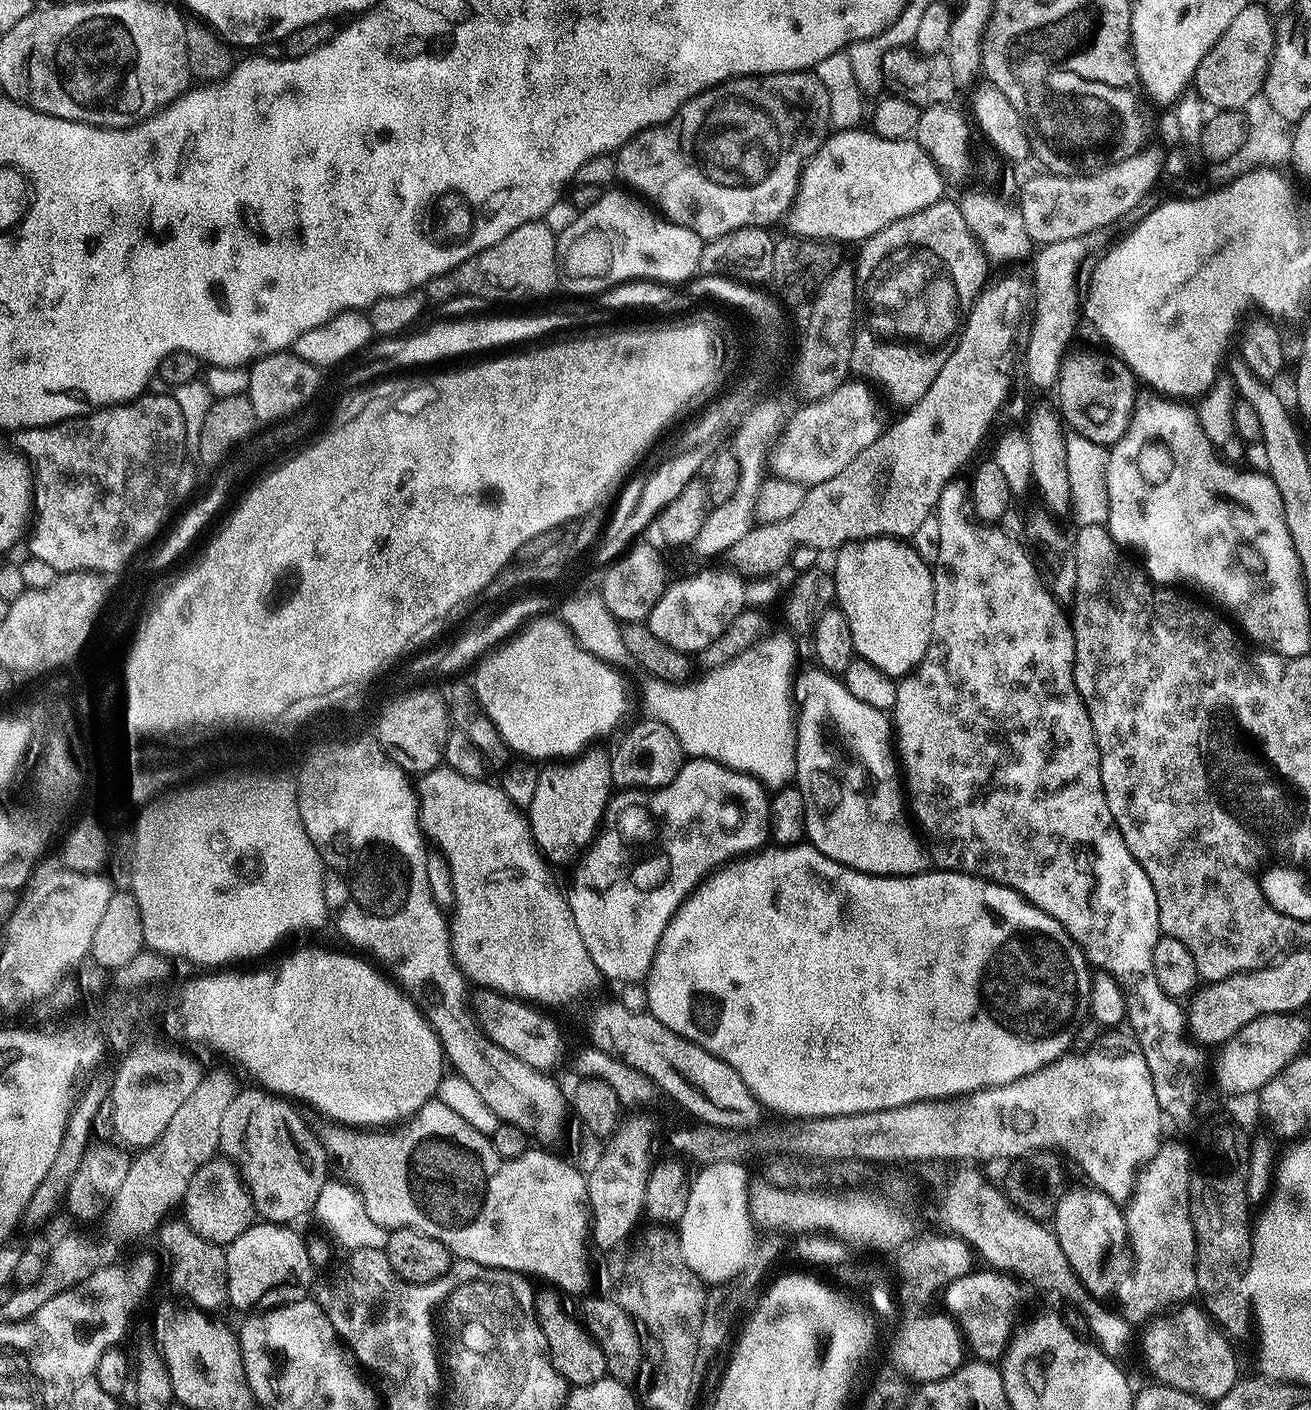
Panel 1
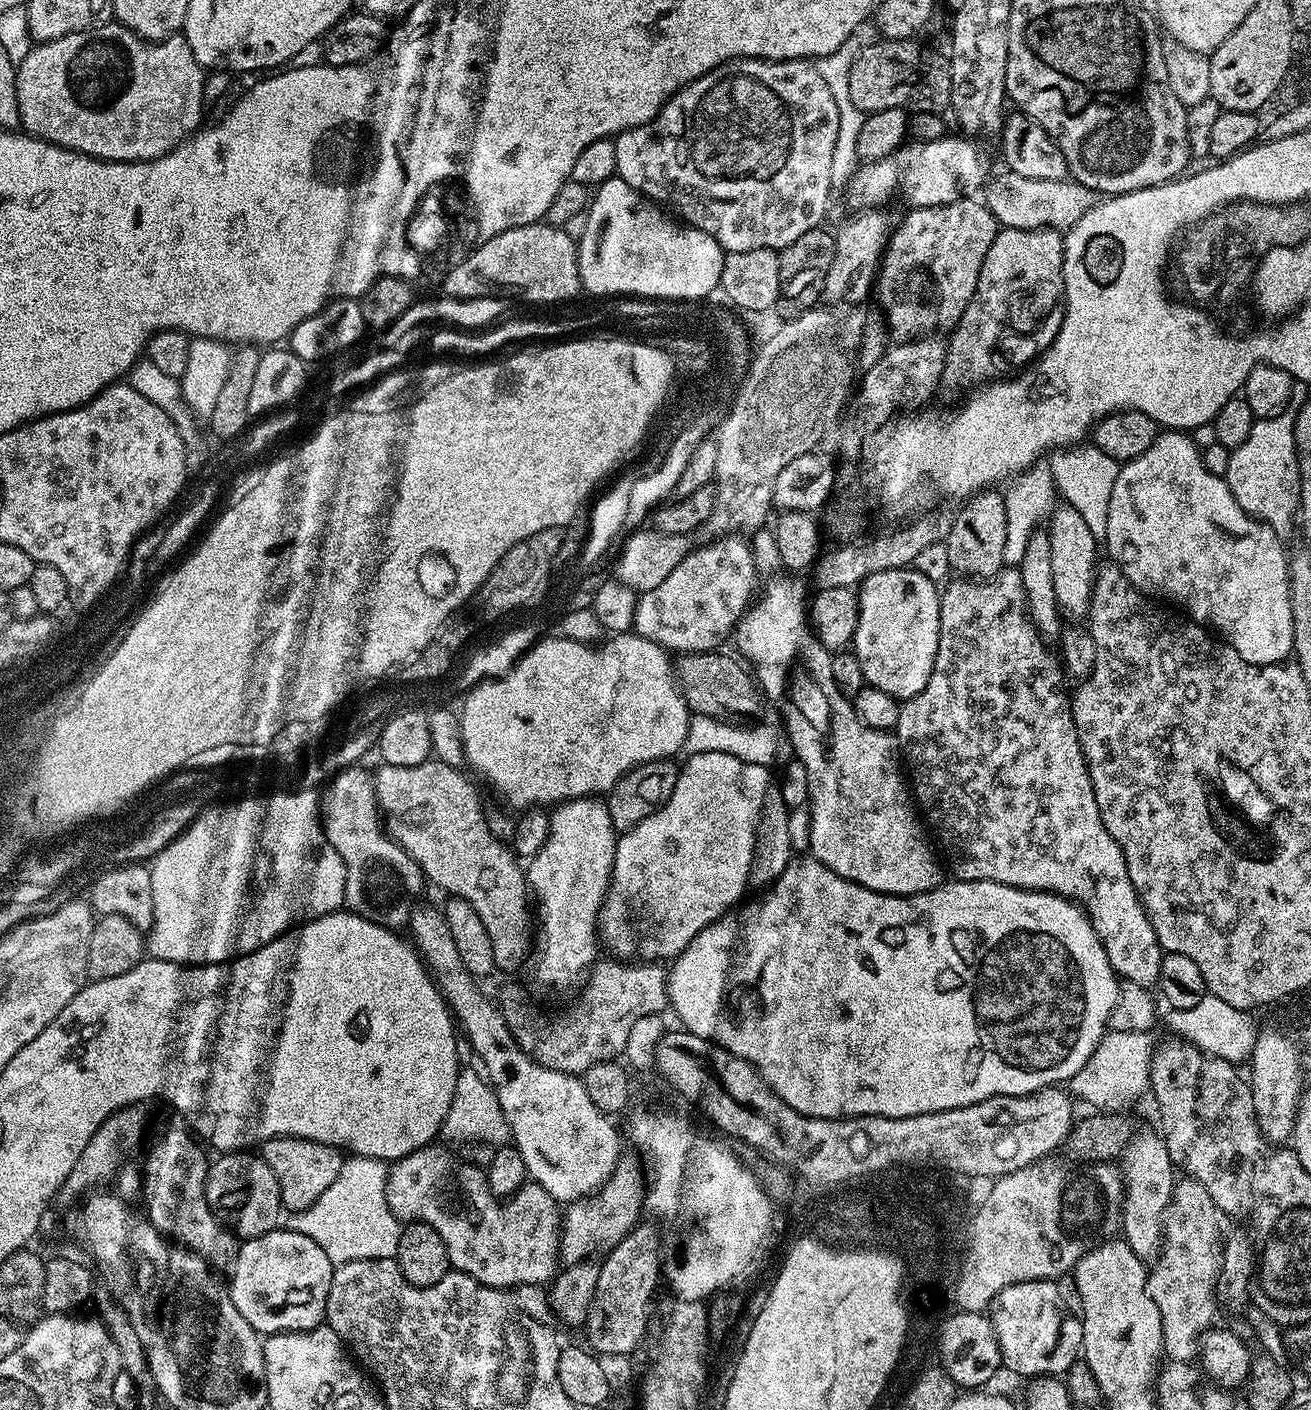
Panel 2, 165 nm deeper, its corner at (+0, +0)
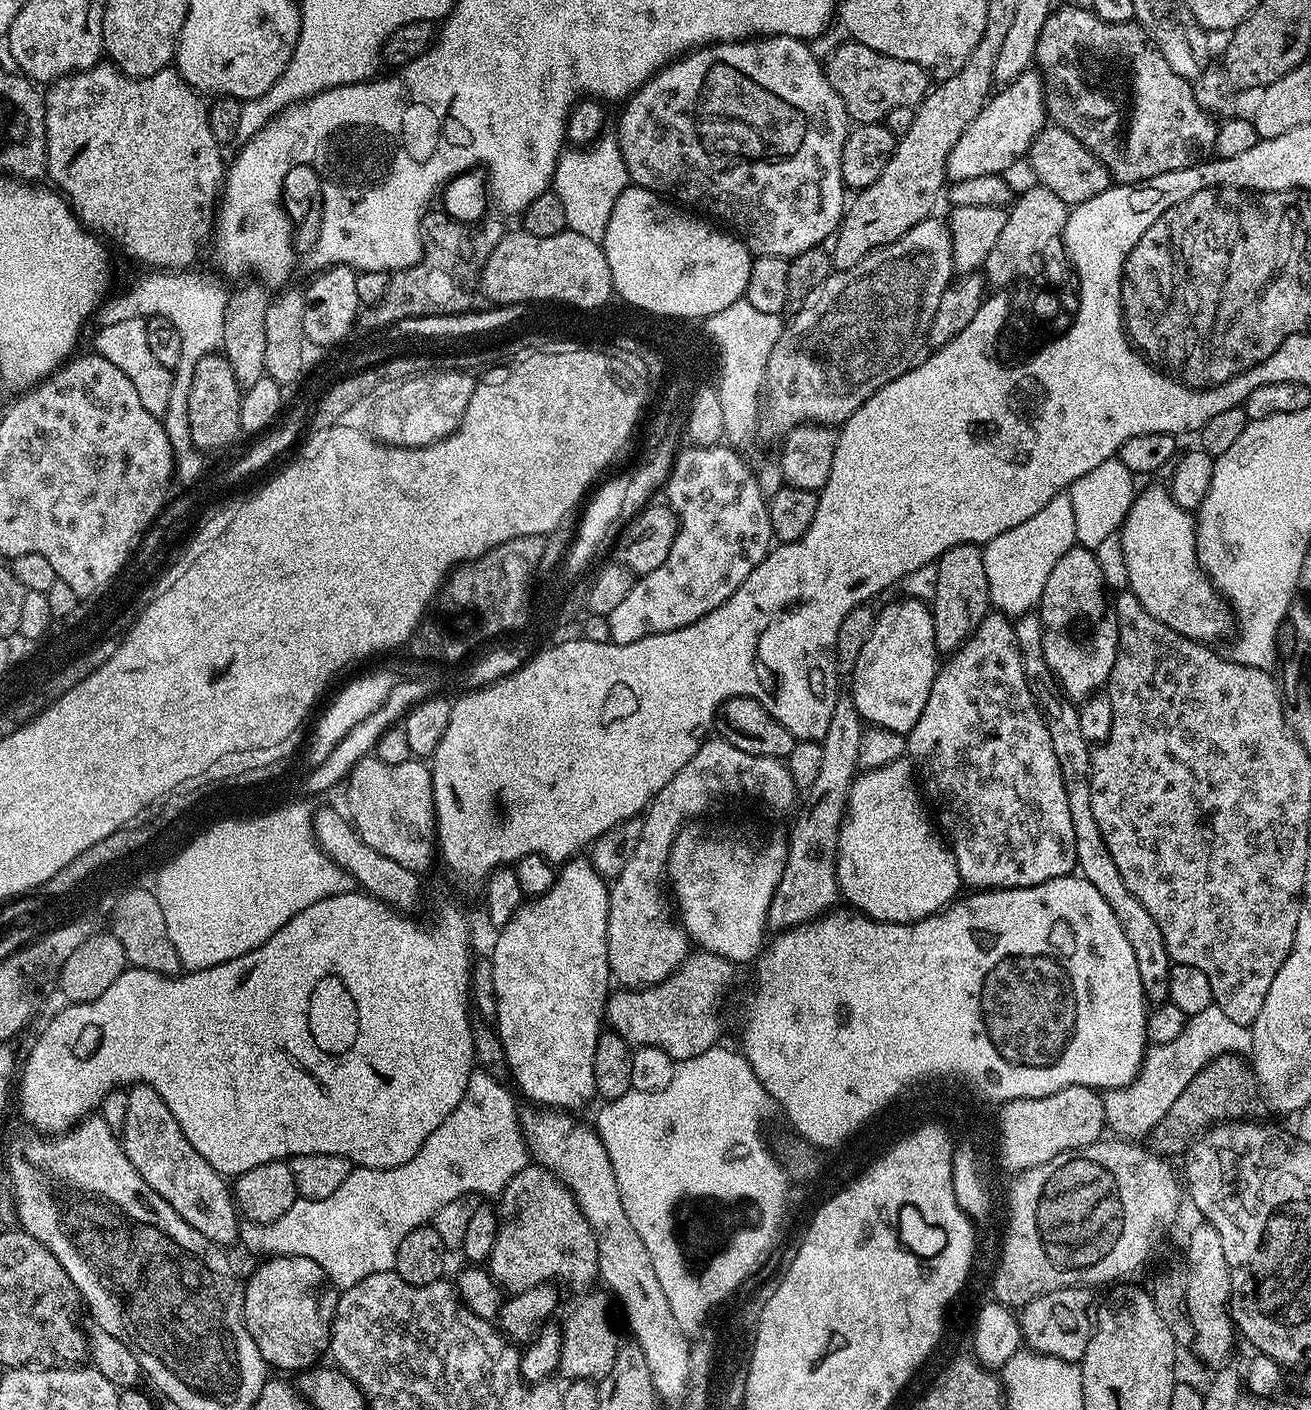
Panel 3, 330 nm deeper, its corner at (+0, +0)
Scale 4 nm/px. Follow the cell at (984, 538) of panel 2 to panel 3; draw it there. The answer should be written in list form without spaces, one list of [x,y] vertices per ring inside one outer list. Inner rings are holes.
[[[975,544],[954,546],[943,552],[935,565],[938,570],[938,590],[930,604],[936,650],[940,654],[951,654],[976,633],[990,611],[983,554]]]

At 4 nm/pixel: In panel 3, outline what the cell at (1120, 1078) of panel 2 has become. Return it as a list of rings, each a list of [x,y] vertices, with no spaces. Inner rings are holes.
[[[1215,1004],[1202,1010],[1201,1014],[1189,1017],[1178,1038],[1172,1042],[1151,1045],[1145,1051],[1141,1074],[1131,1085],[1107,1089],[1103,1093],[1104,1119],[1109,1131],[1122,1138],[1145,1137],[1210,1061],[1222,1056],[1245,1055],[1251,1051],[1252,1044],[1251,1029],[1231,1021]]]

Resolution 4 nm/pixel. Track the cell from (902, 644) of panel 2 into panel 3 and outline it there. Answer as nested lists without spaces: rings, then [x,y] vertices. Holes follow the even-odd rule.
[[[899,599],[876,612],[874,630],[870,630],[870,638],[866,638],[866,646],[862,646],[862,654],[858,654],[858,662],[850,673],[850,695],[861,720],[878,728],[907,734],[912,731],[918,718],[922,718],[922,710],[926,710],[926,700],[930,698],[932,683],[938,671],[938,653],[932,608],[923,600]]]

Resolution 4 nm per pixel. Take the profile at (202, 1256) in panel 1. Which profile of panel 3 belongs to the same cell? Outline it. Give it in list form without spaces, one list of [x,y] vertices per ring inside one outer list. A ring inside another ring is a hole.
[[[138,1084],[127,1093],[127,1097],[126,1126],[122,1133],[122,1143],[126,1158],[130,1158],[134,1170],[138,1170],[138,1174],[142,1174],[144,1181],[163,1200],[170,1202],[170,1206],[174,1206],[176,1213],[186,1222],[190,1222],[190,1226],[194,1226],[198,1234],[206,1234],[206,1238],[221,1246],[235,1245],[238,1240],[238,1209],[233,1193],[230,1191],[229,1181],[216,1172],[214,1166],[210,1166],[210,1162],[206,1162],[206,1158],[202,1158],[202,1154],[194,1150],[194,1146],[190,1146],[174,1114],[170,1114],[166,1102],[162,1102],[162,1098],[155,1090],[146,1084]]]

